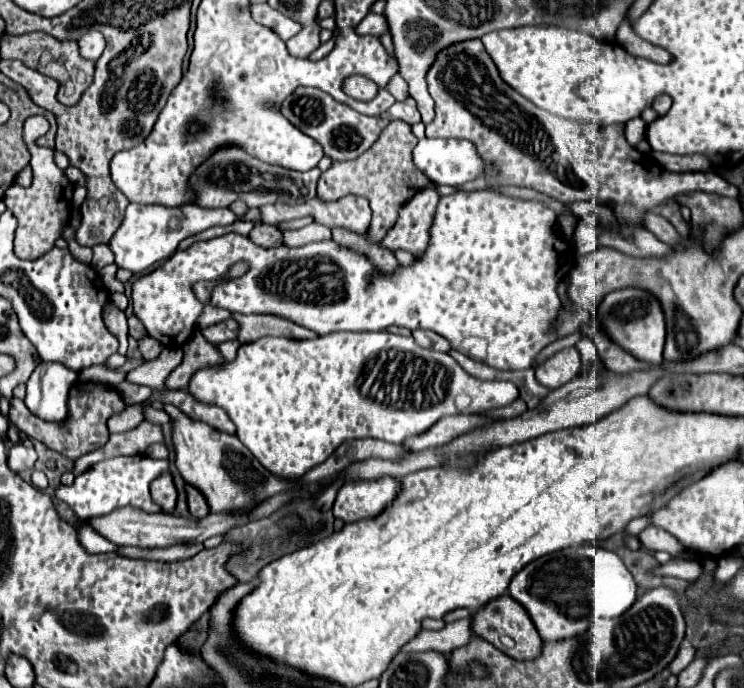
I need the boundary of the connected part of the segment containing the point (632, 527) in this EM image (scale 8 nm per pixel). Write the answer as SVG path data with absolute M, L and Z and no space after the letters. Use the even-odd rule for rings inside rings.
M642 516L642 518L634 518L630 524L628 524L628 528L626 528L626 532L628 534L632 534L632 536L638 536L646 526L650 526L650 518L648 516Z

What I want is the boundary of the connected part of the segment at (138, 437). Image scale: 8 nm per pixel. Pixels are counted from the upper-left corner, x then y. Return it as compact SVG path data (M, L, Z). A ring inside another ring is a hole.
M142 422L140 426L136 426L130 432L122 432L122 434L110 434L110 440L106 446L84 454L76 460L74 466L74 474L82 474L86 472L92 464L104 460L104 458L116 458L116 456L134 456L134 454L144 454L146 448L154 442L162 442L162 430L156 424L150 422Z

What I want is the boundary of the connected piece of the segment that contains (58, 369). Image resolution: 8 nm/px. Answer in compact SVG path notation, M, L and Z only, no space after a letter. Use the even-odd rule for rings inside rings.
M40 362L26 382L26 408L46 422L64 422L68 418L68 392L76 380L78 372L62 364Z

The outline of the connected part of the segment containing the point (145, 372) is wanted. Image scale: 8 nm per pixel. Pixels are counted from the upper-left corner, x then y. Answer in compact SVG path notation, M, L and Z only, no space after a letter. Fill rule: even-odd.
M164 348L162 354L152 360L144 362L142 366L128 372L128 380L134 384L142 384L152 388L154 392L166 390L166 376L182 362L182 350L180 348Z

